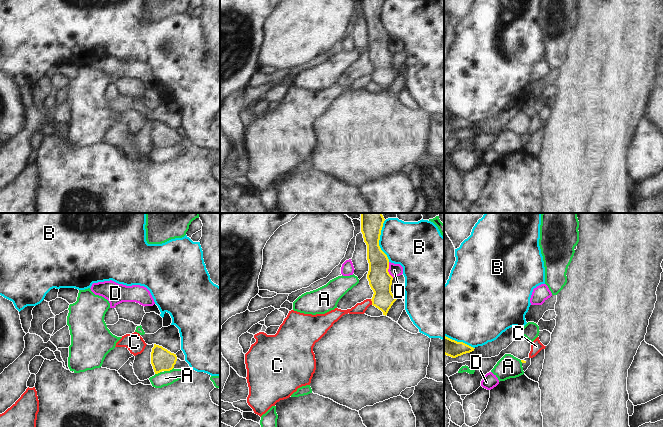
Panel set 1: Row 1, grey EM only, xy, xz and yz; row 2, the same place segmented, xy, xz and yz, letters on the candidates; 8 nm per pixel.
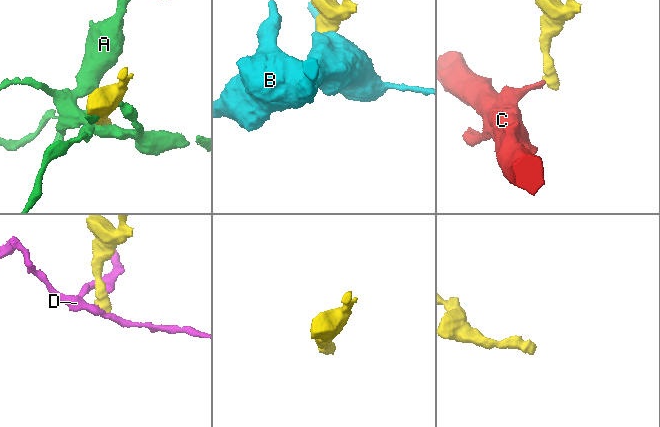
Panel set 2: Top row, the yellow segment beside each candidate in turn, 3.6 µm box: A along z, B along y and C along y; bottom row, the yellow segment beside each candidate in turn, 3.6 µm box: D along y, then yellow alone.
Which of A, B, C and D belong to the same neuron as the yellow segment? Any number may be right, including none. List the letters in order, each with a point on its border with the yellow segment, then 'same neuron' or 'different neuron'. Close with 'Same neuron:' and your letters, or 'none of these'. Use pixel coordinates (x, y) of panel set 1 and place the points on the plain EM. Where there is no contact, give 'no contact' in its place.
A: meets yellow in xy at (168, 146); different neuron
B: meets yellow in xz at (378, 19); different neuron
C: meets yellow in xz at (372, 78); different neuron
D: meets yellow in xz at (387, 46); different neuron
Same neuron: none of these

